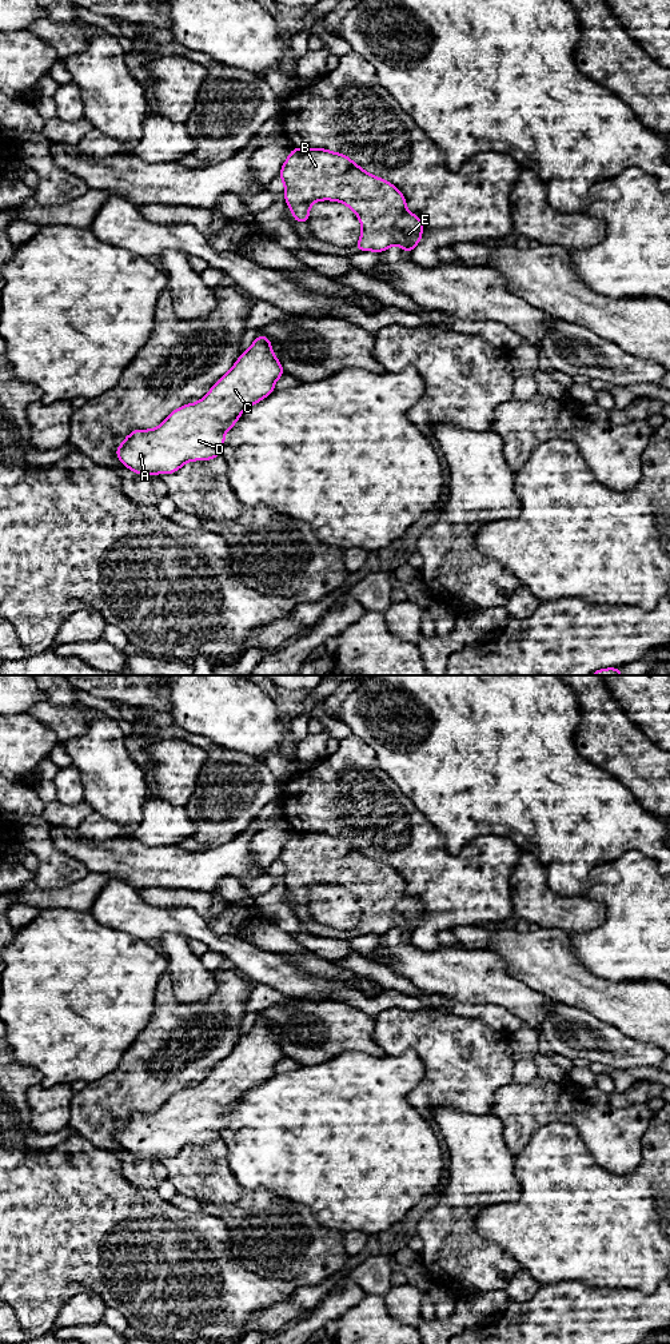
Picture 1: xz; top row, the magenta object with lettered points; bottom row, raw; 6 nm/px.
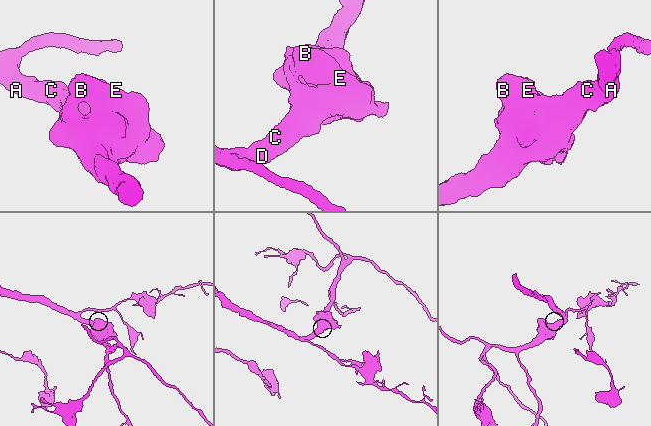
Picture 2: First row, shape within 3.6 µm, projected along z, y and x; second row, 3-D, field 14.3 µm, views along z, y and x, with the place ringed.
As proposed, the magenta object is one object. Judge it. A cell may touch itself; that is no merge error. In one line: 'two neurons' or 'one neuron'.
one neuron

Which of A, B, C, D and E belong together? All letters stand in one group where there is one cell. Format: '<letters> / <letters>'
A B C D E

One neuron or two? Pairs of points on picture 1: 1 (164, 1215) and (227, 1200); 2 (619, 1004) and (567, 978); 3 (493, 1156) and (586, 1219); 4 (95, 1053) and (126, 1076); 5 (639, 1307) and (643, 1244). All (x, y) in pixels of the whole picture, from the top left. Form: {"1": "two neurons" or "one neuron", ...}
{"1": "two neurons", "2": "one neuron", "3": "two neurons", "4": "two neurons", "5": "two neurons"}

